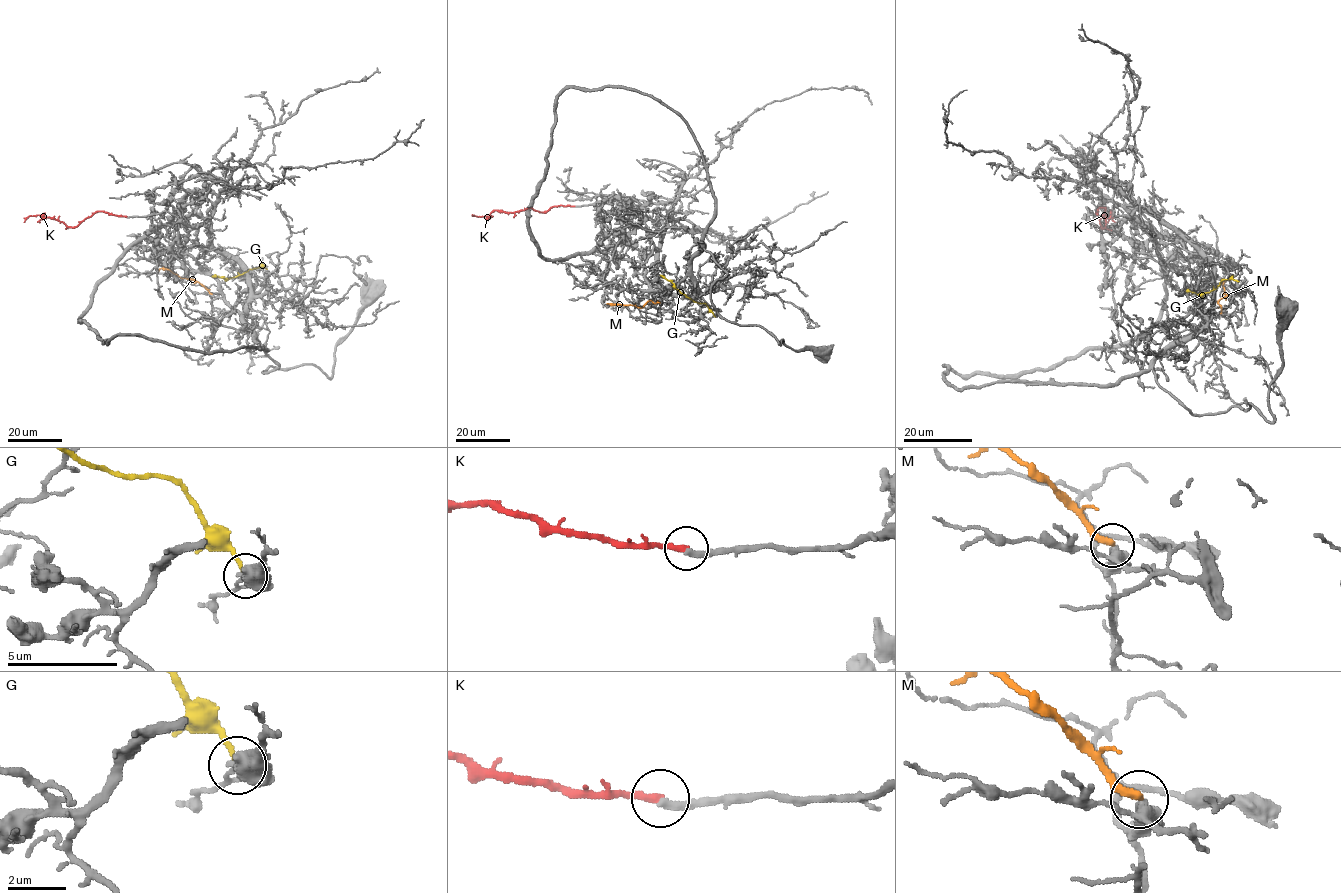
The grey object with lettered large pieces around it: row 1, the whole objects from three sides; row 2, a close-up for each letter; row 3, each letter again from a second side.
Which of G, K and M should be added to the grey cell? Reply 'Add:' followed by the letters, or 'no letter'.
Add: K

